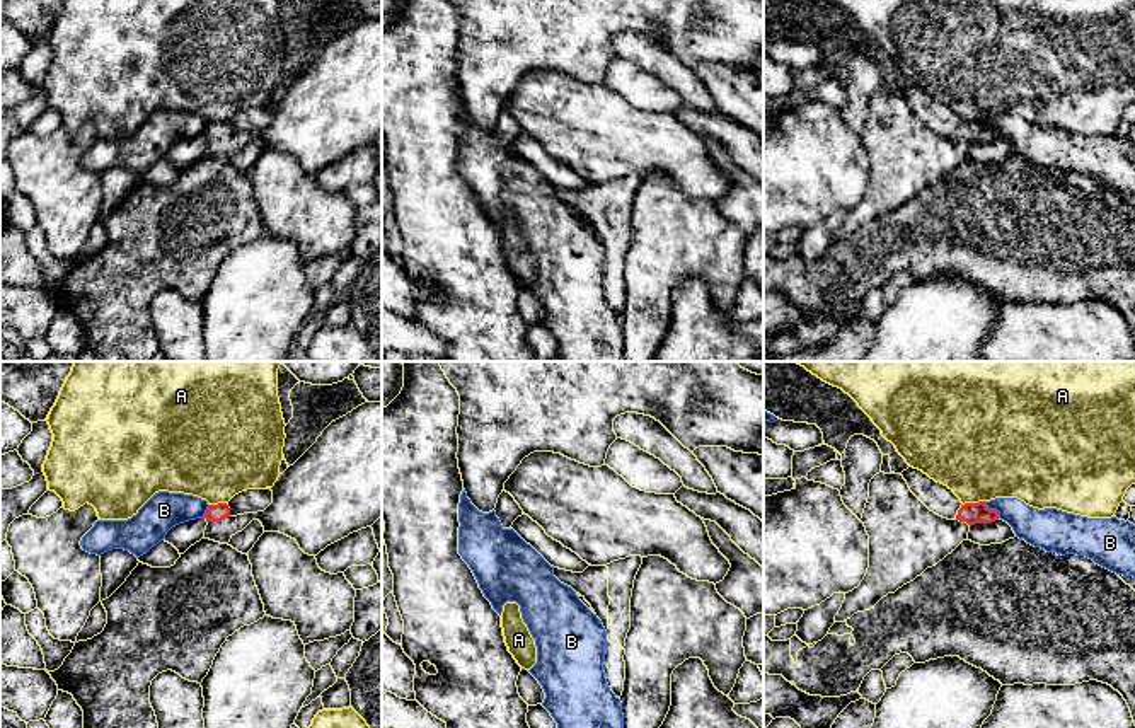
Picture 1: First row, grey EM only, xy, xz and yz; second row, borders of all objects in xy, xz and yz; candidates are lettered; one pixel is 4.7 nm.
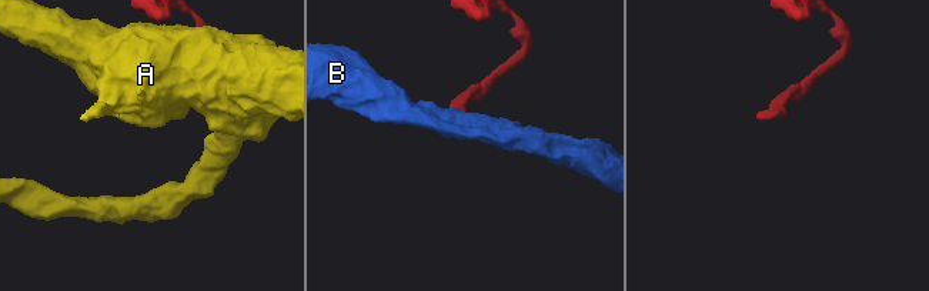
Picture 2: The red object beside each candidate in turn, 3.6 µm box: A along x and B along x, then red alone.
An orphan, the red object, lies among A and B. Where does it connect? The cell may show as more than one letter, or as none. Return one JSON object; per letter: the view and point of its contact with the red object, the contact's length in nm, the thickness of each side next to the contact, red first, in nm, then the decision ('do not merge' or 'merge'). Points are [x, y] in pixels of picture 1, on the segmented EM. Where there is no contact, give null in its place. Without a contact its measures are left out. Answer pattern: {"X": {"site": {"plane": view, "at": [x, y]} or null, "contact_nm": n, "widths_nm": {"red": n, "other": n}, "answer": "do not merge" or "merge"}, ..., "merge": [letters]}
{"A": {"site": {"plane": "yz", "at": [973, 503]}, "contact_nm": 110, "widths_nm": {"red": 100, "other": 460}, "answer": "do not merge"}, "B": {"site": {"plane": "yz", "at": [994, 510]}, "contact_nm": 110, "widths_nm": {"red": 100, "other": 180}, "answer": "do not merge"}, "merge": []}

